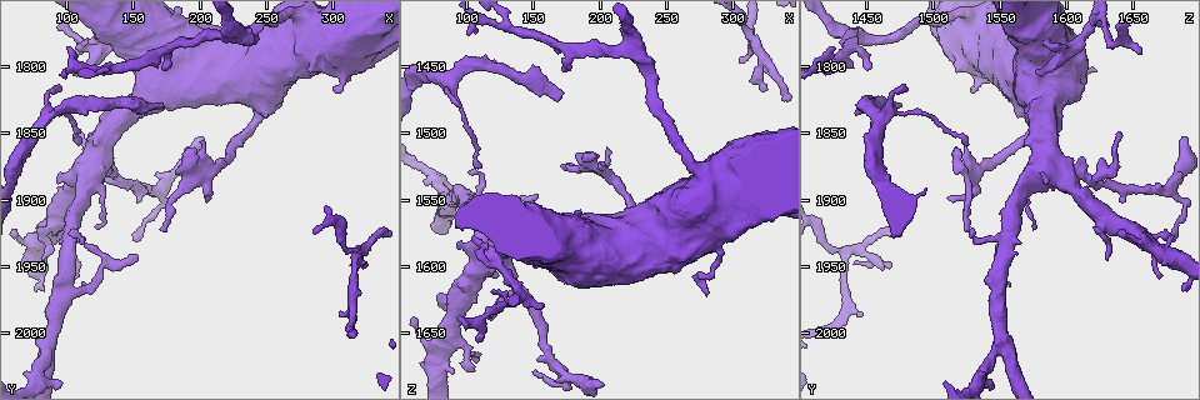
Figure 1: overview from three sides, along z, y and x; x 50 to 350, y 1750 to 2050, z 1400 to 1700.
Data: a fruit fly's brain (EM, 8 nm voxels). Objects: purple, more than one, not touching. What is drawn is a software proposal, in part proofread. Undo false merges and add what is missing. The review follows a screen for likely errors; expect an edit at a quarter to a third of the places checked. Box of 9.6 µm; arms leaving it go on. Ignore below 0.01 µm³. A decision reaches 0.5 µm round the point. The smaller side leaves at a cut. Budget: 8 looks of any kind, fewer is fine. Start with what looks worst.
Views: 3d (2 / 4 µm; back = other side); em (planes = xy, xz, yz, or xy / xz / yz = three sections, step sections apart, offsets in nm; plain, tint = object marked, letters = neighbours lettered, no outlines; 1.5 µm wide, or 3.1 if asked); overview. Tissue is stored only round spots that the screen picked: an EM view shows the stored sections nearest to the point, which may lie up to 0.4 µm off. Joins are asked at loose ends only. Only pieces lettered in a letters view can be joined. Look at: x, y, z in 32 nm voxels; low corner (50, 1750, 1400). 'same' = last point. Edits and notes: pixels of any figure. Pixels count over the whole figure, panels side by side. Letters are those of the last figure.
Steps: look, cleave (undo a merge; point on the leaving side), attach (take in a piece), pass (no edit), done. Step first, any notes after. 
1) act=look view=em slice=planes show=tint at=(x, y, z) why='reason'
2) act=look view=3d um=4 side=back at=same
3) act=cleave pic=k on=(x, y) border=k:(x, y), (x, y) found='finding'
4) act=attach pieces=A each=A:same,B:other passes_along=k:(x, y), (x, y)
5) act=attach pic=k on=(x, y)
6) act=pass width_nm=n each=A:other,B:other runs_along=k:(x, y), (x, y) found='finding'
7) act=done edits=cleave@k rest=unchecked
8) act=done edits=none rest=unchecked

act=look view=3d um=4 at=(174, 1830, 1470) why='end of a long branch'

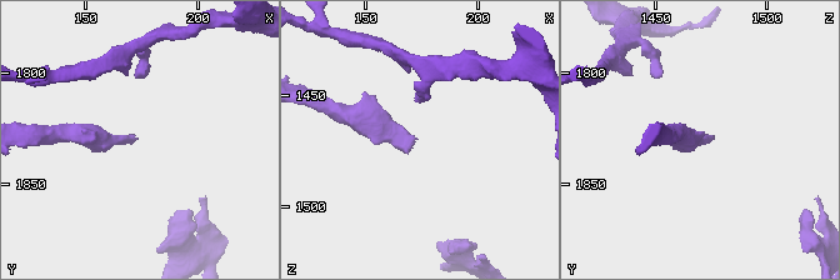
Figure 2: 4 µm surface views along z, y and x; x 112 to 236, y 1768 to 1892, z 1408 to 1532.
act=look view=em slice=yz step=8 show=tint at=(173, 1831, 1470)

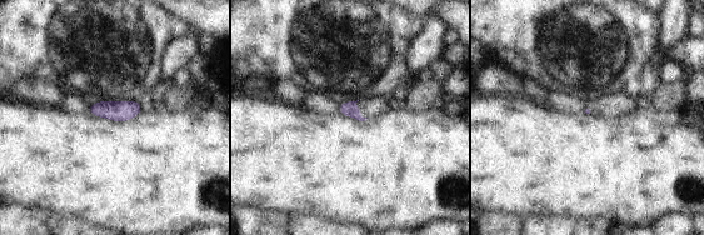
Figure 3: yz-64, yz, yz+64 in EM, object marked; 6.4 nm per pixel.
act=look view=em slice=yz step=8 show=letters at=same why='see the neighbours'

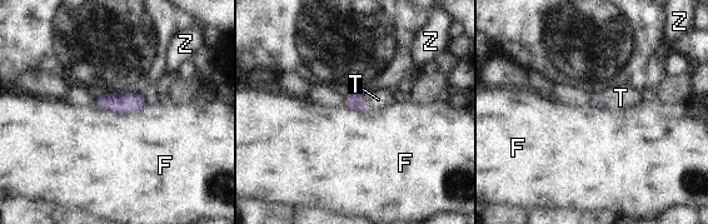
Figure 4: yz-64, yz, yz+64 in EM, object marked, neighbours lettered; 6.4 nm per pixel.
act=attach pieces=T each=F:other,T:same,Z:other found='the neuron continues'

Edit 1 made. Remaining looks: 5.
act=look view=overview why='see it whole again'

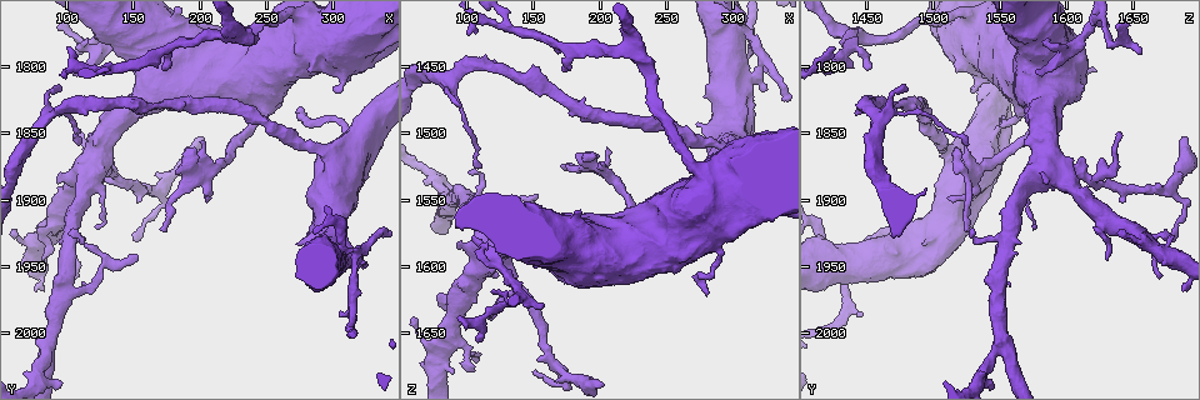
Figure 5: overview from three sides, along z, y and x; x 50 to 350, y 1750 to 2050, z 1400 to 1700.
act=look view=3d um=4 at=(304, 1984, 1446) why='free end'

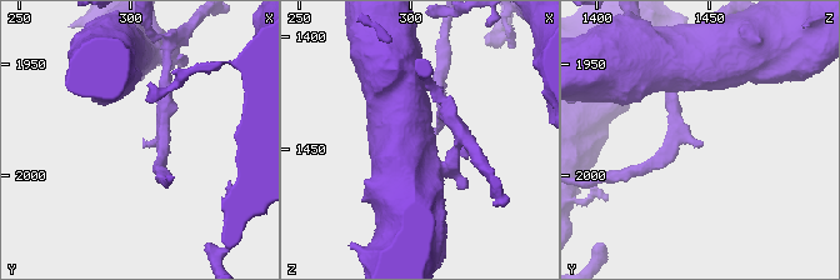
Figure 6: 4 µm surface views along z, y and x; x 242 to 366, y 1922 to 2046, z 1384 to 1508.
act=look view=em slice=planes show=tint at=(306, 1984, 1447) arm_widths_nm=200,200

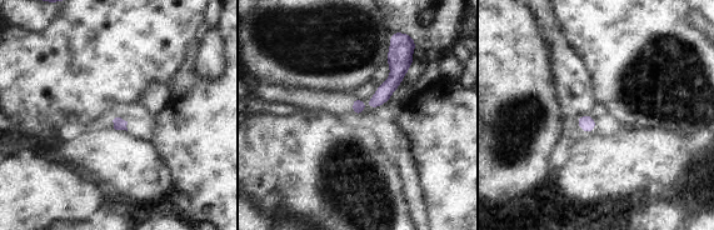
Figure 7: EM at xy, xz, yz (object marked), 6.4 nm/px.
act=look view=em slice=planes show=letters at=same

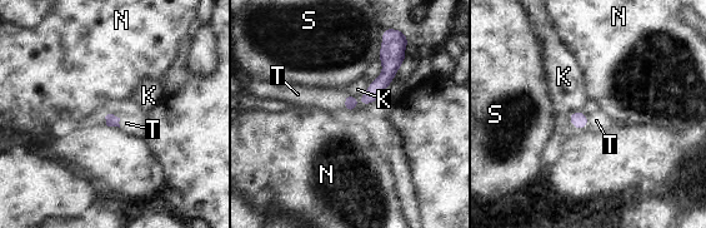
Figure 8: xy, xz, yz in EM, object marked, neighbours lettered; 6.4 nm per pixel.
act=attach pieces=T each=K:other,N:other,S:other,T:same passes_along=8:(111, 120), (114, 115), (126, 122) found='the neuron continues'

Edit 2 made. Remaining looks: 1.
act=done edits=attach@4,attach@8 rest=unchecked

